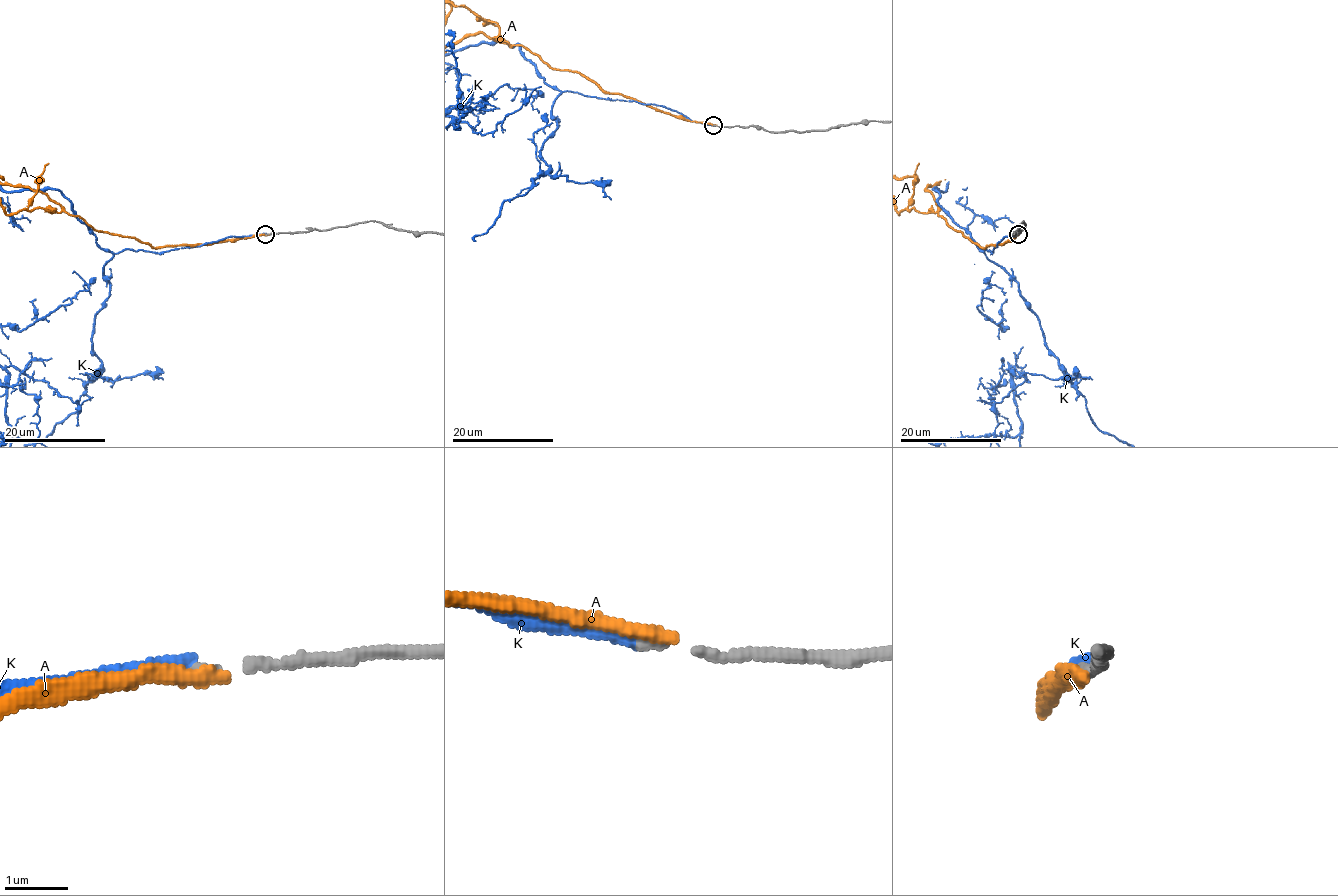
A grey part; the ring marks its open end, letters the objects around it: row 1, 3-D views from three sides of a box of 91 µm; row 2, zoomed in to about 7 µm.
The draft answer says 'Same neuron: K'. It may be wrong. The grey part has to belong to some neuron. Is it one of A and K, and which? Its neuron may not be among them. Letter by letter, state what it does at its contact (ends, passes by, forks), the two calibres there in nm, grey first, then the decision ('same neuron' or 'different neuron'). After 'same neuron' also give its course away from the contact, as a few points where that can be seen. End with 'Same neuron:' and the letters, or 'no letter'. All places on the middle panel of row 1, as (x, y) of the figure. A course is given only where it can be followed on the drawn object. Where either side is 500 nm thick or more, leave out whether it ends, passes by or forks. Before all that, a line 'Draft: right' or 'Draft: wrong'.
Draft: right
A: it ends there; 160 nm thick on the grey side, 280 nm on the other; different neuron
K: it ends there; 150 nm thick on the grey side, 240 nm on the other; same neuron
Same neuron: K

